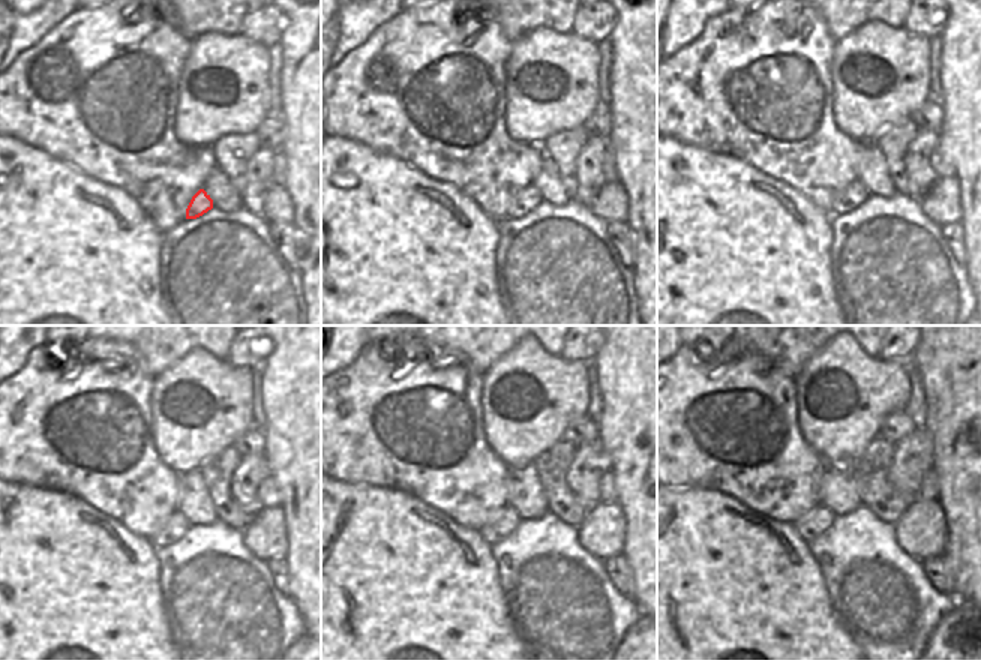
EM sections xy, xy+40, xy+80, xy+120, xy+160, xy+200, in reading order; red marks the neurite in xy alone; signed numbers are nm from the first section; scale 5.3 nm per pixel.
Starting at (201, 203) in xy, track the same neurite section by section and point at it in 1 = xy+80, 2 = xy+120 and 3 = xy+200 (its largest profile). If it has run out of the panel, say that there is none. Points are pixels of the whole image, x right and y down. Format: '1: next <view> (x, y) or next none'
1: next xy+80 (854, 195)
2: next xy+120 (177, 524)
3: next xy+200 (810, 525)

